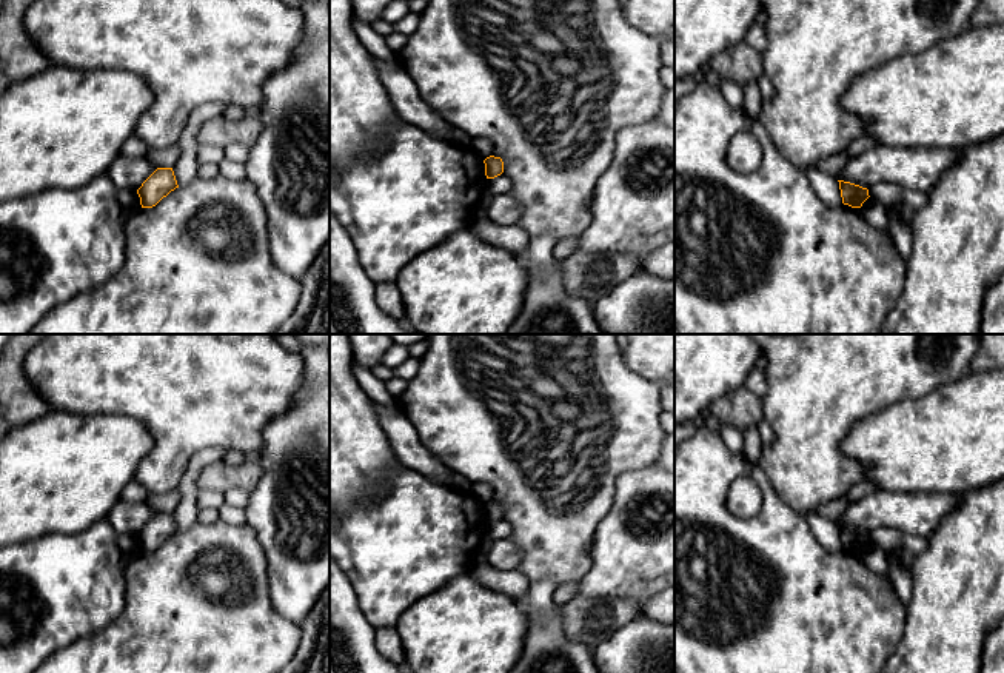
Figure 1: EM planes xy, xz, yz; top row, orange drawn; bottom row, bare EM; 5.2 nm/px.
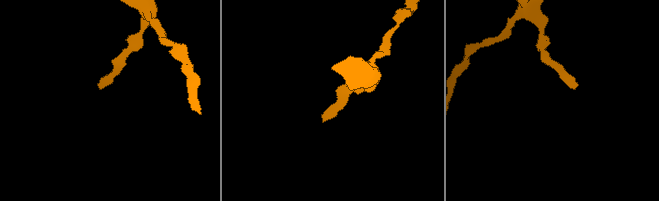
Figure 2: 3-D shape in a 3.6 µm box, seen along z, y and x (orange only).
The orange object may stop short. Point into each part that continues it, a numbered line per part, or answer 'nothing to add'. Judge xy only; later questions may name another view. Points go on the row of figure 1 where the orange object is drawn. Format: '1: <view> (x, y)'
nothing to add

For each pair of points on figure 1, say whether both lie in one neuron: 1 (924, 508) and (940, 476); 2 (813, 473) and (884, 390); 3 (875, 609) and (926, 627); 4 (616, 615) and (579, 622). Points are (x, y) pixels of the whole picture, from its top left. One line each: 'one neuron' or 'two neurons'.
1: two neurons
2: one neuron
3: two neurons
4: one neuron

